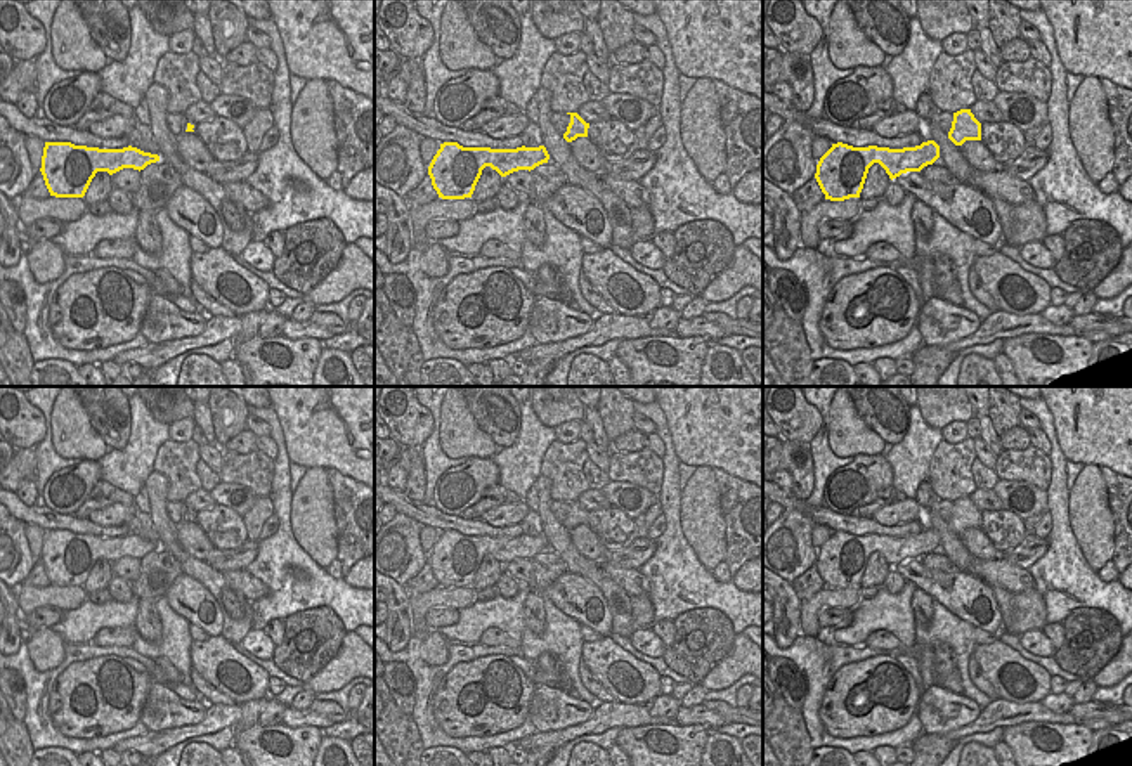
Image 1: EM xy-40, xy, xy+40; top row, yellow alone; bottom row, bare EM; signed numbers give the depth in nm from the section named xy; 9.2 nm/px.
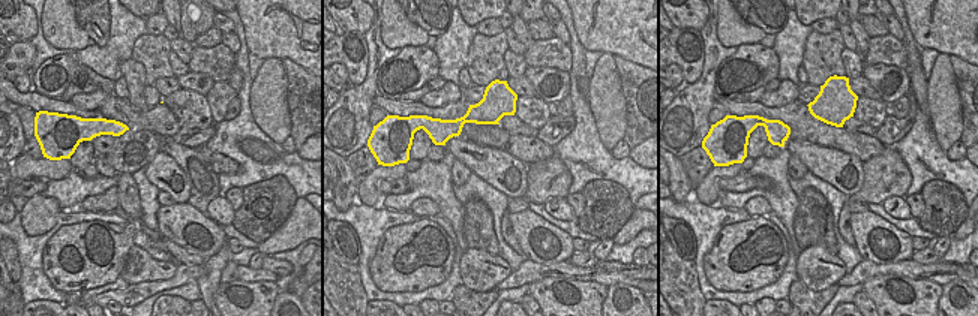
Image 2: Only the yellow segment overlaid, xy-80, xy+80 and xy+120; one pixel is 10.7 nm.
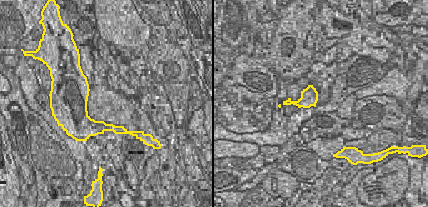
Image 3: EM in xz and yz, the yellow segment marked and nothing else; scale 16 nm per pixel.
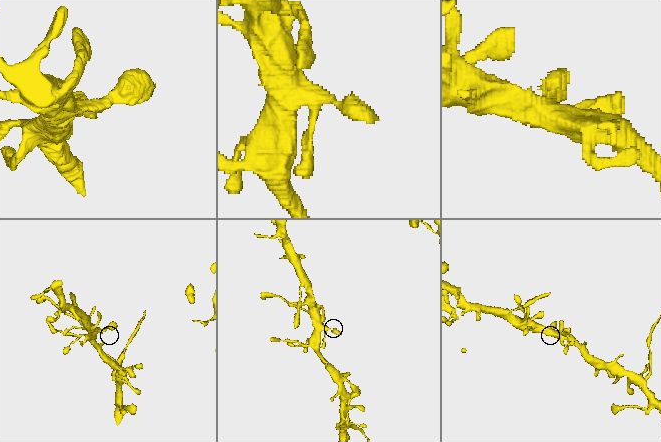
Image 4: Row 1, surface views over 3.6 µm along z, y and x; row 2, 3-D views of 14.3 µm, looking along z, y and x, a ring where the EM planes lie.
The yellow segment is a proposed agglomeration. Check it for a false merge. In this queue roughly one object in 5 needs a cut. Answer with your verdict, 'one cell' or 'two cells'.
one cell

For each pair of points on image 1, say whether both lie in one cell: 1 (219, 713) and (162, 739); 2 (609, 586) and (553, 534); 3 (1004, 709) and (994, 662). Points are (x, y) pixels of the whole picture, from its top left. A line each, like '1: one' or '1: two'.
1: one
2: one
3: two

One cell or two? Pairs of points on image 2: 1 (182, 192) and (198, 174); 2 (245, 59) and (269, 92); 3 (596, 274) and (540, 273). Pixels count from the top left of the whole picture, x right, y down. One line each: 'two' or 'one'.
1: two
2: two
3: one

